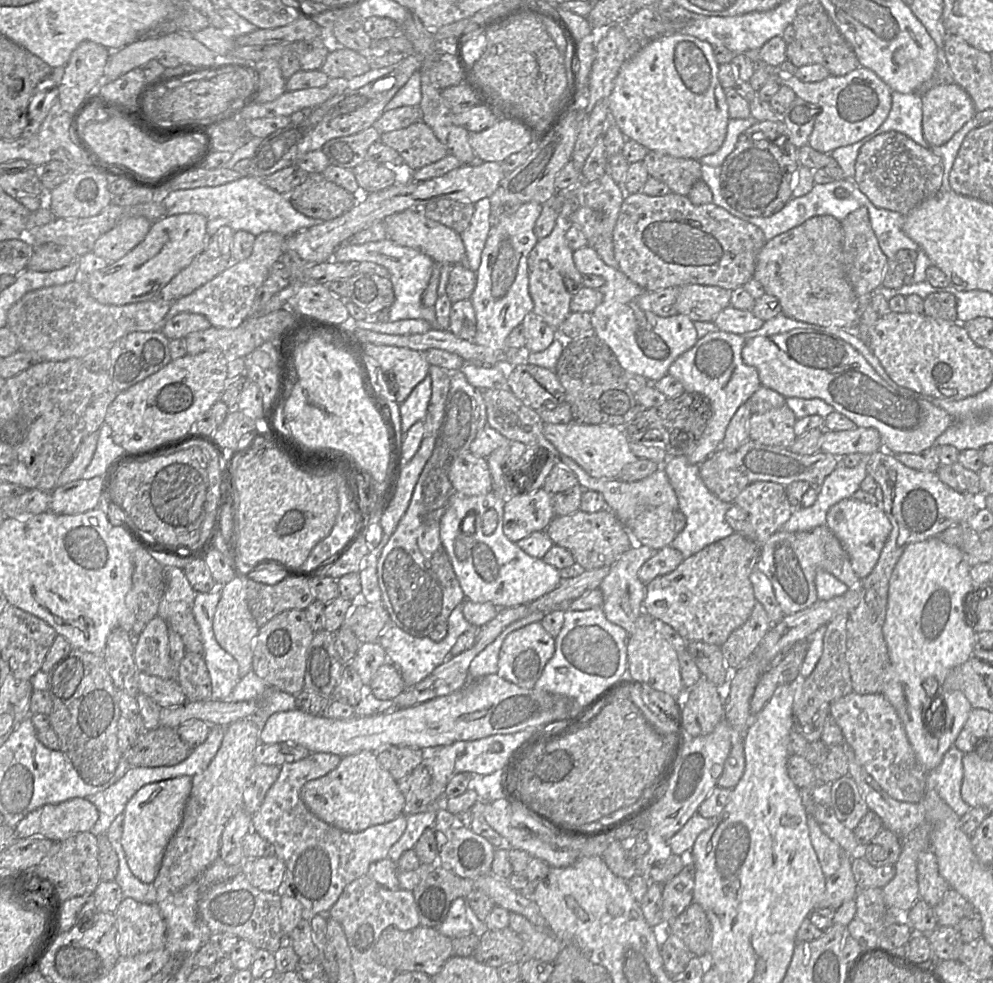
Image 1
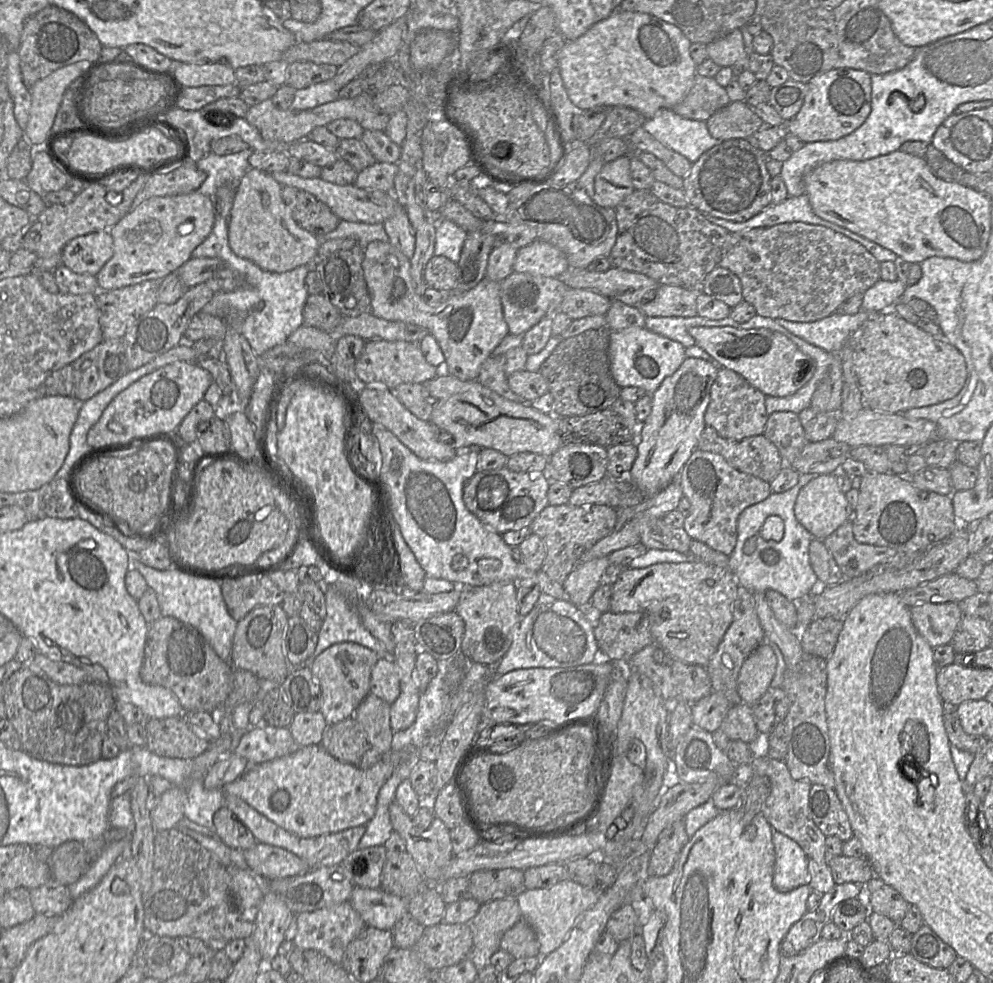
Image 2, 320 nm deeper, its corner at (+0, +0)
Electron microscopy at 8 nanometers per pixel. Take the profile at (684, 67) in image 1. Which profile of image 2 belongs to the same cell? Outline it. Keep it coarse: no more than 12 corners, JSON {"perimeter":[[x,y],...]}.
{"perimeter":[[615,9],[565,43],[578,108],[649,119],[697,65],[673,24]]}

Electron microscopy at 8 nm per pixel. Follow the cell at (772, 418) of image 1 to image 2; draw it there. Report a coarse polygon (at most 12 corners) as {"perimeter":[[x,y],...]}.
{"perimeter":[[706,426],[697,449],[770,483],[784,466],[763,434],[729,440]]}

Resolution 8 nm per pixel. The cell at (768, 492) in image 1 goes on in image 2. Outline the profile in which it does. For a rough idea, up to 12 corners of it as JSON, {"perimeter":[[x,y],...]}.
{"perimeter":[[695,449],[678,477],[683,529],[730,556],[770,484]]}

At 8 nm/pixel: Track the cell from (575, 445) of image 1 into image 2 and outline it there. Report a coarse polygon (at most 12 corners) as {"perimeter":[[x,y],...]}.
{"perimeter":[[449,374],[425,384],[457,451],[550,457],[555,415]]}

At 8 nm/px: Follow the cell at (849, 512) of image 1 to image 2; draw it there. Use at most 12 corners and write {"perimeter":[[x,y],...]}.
{"perimeter":[[836,474],[799,491],[794,514],[824,540],[853,510]]}

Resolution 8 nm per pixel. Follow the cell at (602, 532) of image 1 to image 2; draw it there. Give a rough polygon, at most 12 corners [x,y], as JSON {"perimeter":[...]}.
{"perimeter":[[548,504],[529,529],[542,564],[563,584],[579,559],[609,535],[616,508]]}

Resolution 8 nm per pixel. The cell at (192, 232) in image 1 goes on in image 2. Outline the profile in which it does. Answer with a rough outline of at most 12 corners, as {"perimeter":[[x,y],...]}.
{"perimeter":[[214,198],[144,201],[109,229],[99,291],[164,279],[210,234]]}

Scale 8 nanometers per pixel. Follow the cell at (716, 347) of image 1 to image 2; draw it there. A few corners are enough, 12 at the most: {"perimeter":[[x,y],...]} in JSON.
{"perimeter":[[686,357],[652,394],[626,478],[650,498],[697,449],[719,367]]}

